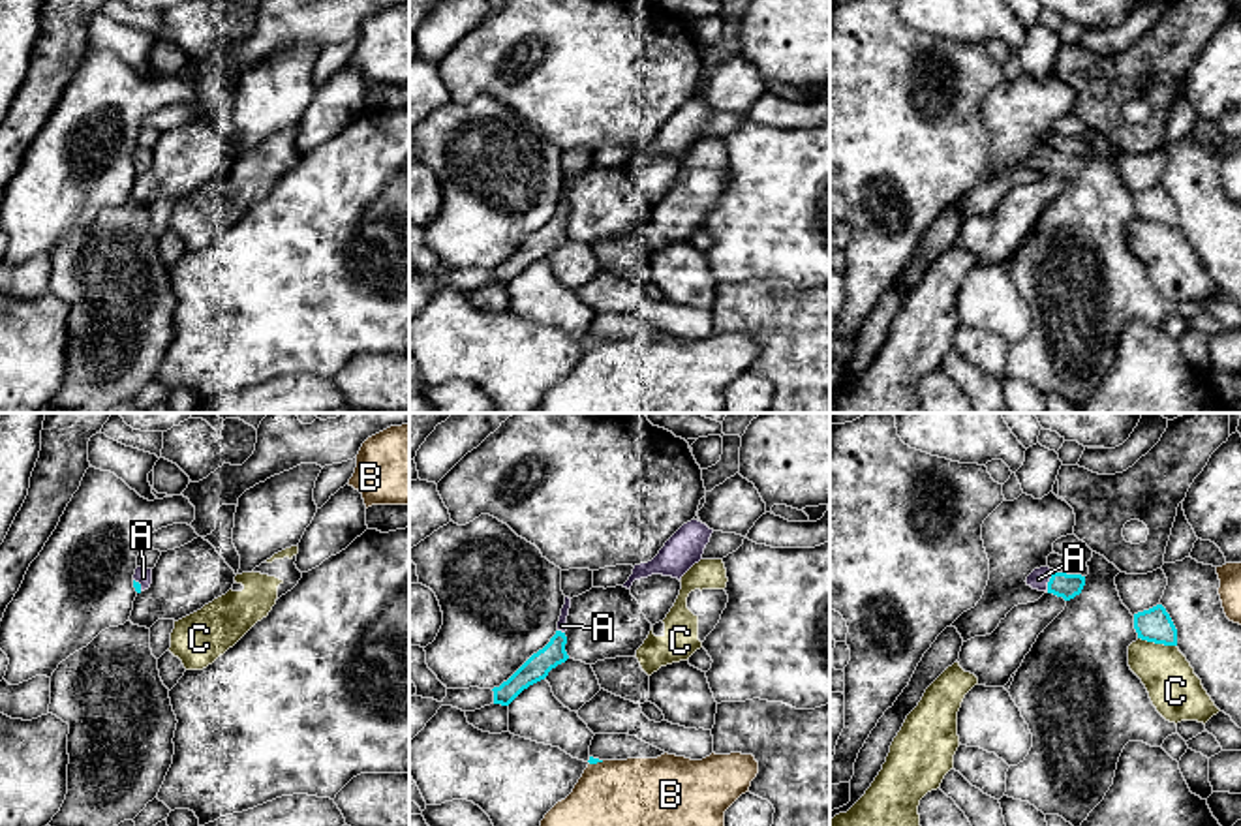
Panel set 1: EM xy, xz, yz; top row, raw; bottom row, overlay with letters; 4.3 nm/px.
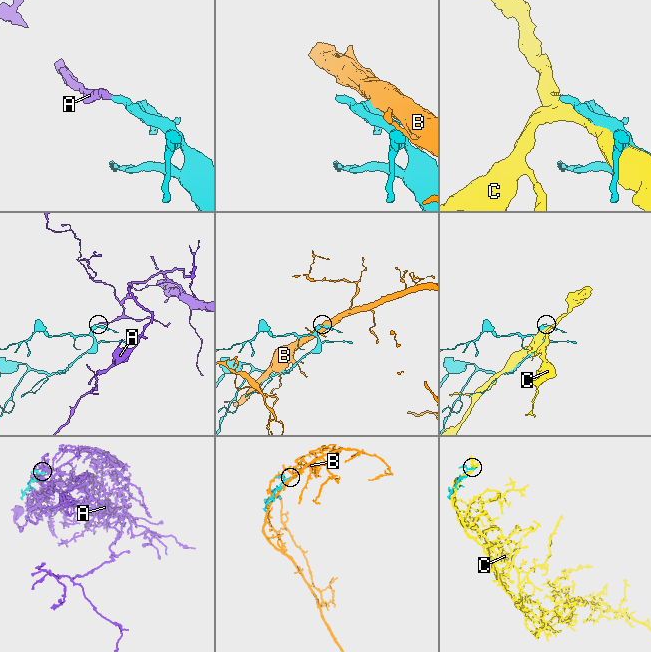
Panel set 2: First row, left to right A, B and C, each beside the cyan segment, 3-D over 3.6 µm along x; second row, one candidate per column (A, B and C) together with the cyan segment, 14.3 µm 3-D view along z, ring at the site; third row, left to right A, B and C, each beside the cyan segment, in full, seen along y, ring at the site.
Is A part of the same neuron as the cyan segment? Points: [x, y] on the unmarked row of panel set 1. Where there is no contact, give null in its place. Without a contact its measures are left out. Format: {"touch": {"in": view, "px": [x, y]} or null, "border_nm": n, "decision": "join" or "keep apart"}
{"touch": {"in": "yz", "px": [1050, 160]}, "border_nm": 90, "decision": "join"}

